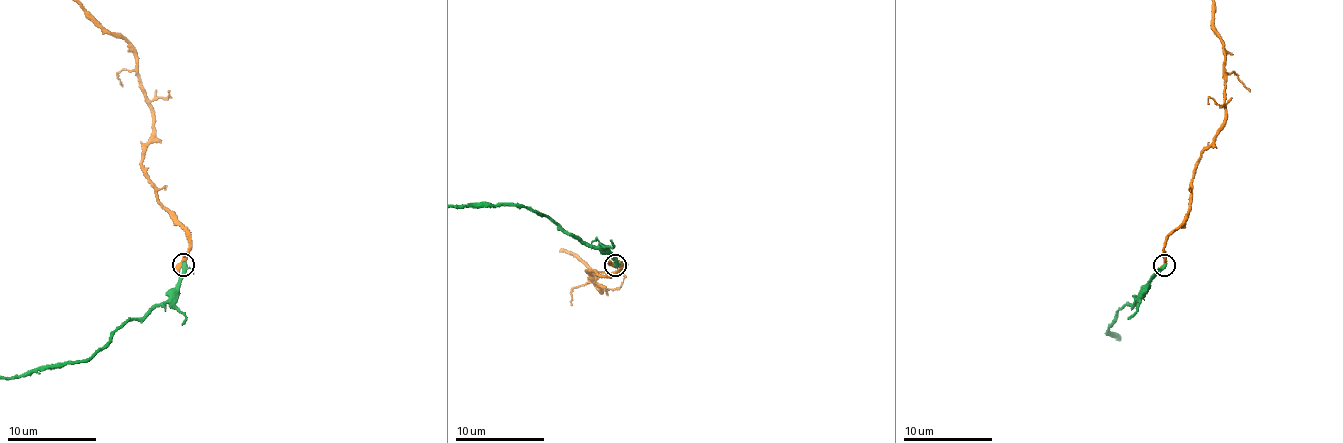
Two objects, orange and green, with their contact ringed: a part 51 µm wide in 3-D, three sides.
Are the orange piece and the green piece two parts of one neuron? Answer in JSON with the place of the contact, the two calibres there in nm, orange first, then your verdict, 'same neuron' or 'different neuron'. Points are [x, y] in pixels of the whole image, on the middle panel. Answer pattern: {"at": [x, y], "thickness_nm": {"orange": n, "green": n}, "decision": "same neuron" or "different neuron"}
{"at": [615, 265], "thickness_nm": {"orange": 400, "green": 260}, "decision": "different neuron"}

